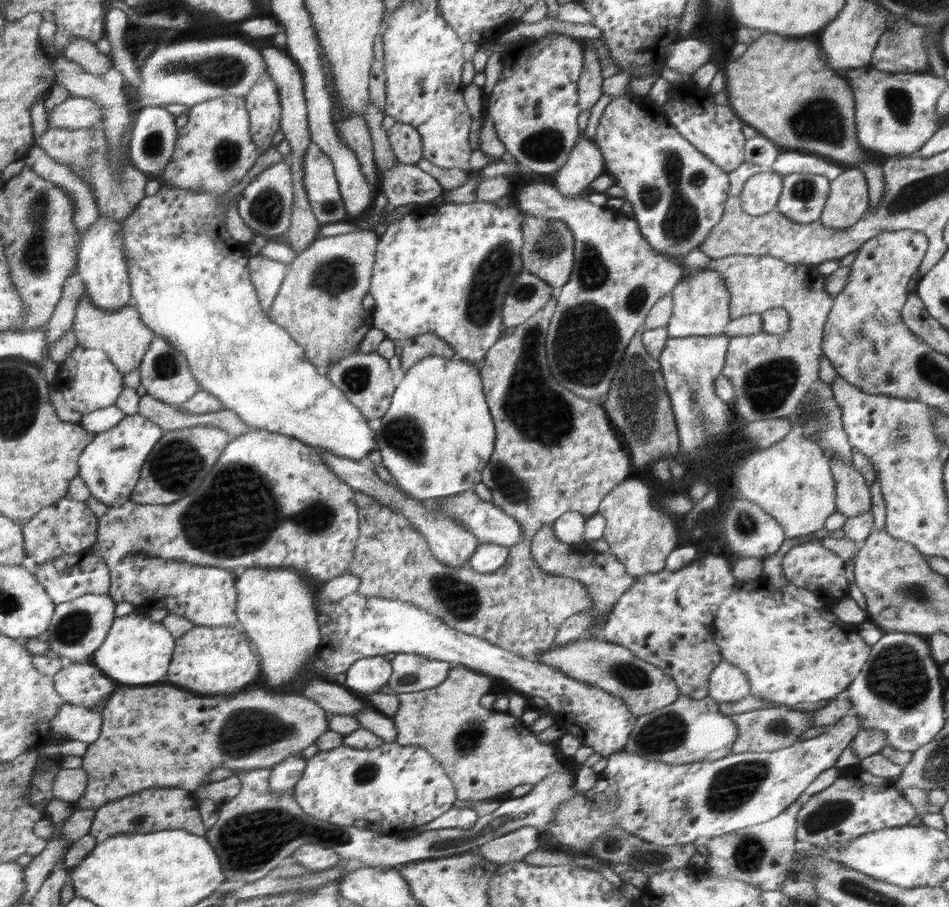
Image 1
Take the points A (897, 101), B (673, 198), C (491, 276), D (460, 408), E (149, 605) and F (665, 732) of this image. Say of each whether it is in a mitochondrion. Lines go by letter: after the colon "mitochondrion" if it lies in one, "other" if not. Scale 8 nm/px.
A: mitochondrion
B: mitochondrion
C: mitochondrion
D: other
E: other
F: mitochondrion

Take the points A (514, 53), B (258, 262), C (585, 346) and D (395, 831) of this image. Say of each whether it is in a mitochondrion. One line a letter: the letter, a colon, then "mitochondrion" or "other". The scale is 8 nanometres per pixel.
A: other
B: other
C: mitochondrion
D: other

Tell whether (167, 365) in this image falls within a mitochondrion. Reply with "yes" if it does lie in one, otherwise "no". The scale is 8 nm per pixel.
yes

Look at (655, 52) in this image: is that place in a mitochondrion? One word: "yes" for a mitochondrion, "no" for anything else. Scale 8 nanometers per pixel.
no

